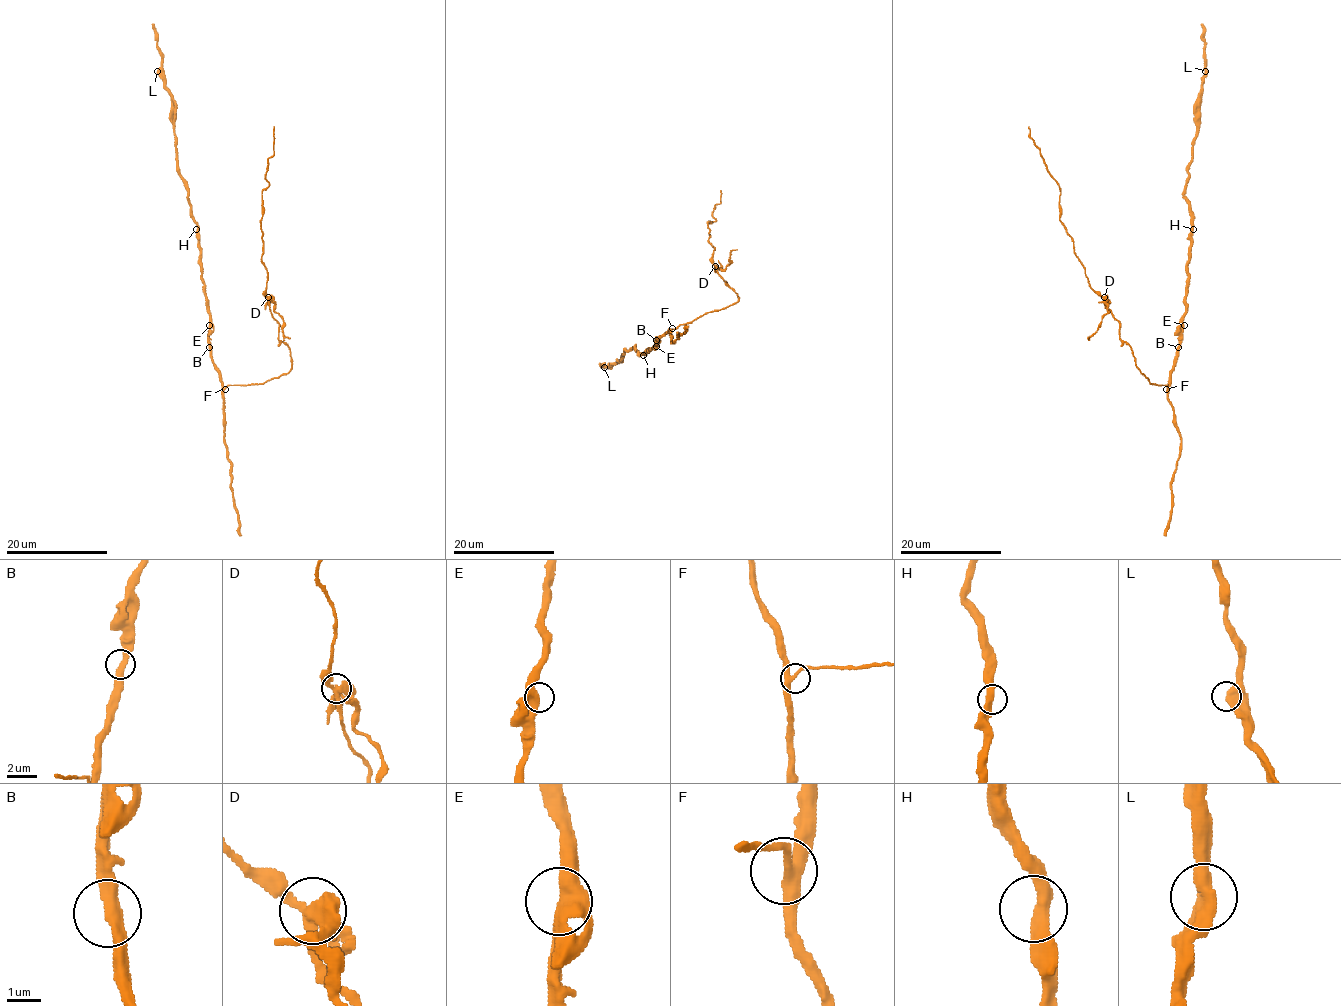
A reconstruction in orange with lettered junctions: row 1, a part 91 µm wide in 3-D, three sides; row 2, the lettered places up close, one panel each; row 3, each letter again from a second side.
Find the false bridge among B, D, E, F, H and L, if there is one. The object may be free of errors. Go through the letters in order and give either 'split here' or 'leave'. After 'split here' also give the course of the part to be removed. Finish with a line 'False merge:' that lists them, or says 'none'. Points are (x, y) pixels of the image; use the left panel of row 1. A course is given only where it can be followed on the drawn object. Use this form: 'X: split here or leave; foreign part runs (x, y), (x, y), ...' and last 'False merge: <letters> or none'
B: leave
D: split here; foreign part runs (268, 298), (283, 322), (282, 334), (290, 338)
E: leave
F: leave
H: leave
L: leave
False merge: D

